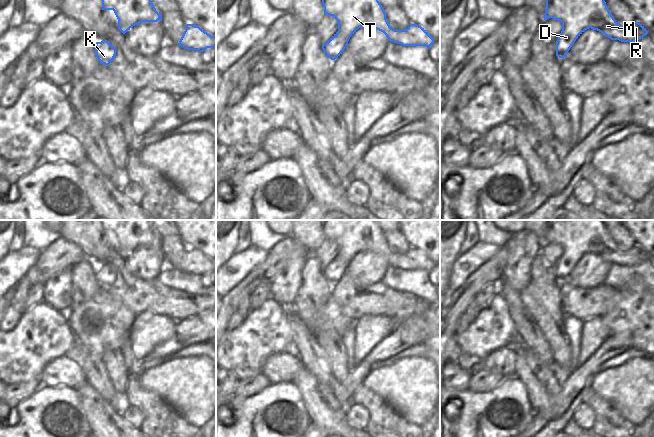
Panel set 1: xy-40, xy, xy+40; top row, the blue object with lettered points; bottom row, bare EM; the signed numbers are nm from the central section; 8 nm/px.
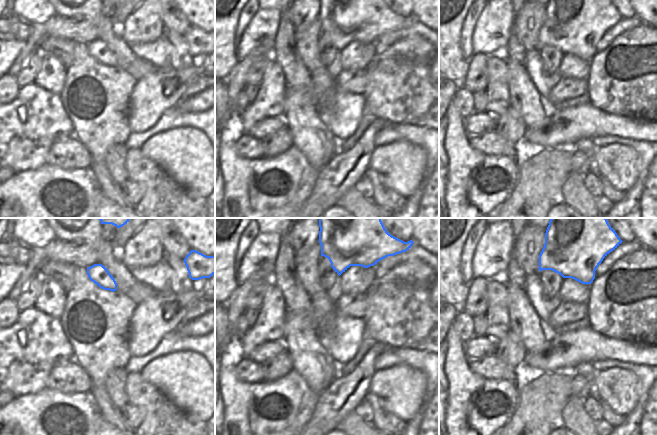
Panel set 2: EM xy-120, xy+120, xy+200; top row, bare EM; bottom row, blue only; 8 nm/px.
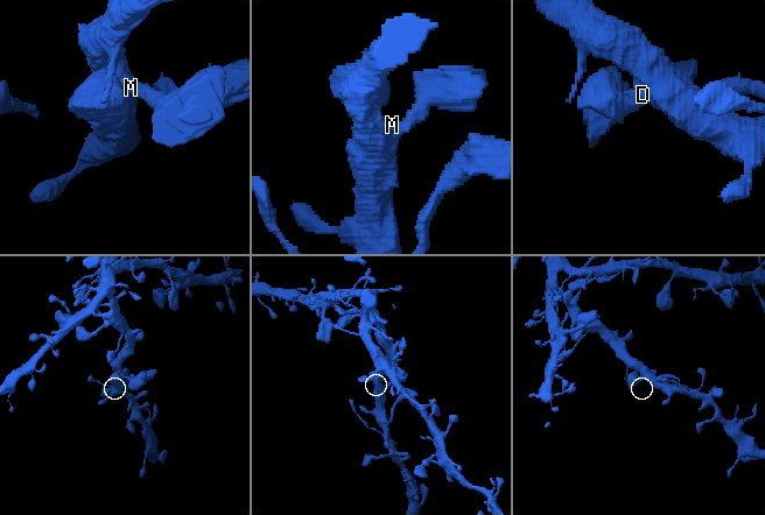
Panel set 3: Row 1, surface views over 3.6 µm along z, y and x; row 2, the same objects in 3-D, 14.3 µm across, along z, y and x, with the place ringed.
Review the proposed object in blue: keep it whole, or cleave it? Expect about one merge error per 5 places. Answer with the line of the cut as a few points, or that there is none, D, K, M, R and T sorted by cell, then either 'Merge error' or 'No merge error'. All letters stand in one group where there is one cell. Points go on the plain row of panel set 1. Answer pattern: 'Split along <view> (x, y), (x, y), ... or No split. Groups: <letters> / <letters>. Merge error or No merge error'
No split. Groups: D K M R T. No merge error

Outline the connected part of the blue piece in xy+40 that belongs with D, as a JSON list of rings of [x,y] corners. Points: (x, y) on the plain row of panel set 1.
[[[546,220],[544,244],[553,242],[562,247],[562,255],[556,265],[556,280],[564,282],[576,263],[587,253],[597,254],[610,262],[621,266],[635,266],[648,258],[639,246],[621,250],[610,237],[602,220]]]

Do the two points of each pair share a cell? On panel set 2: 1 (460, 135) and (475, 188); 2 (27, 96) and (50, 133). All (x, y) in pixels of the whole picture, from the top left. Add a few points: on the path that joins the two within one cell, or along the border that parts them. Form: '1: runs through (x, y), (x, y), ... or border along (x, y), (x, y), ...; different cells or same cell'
1: runs through (460, 148), (460, 155), (469, 169), (469, 175); same cell
2: runs through (37, 97), (38, 121); same cell

